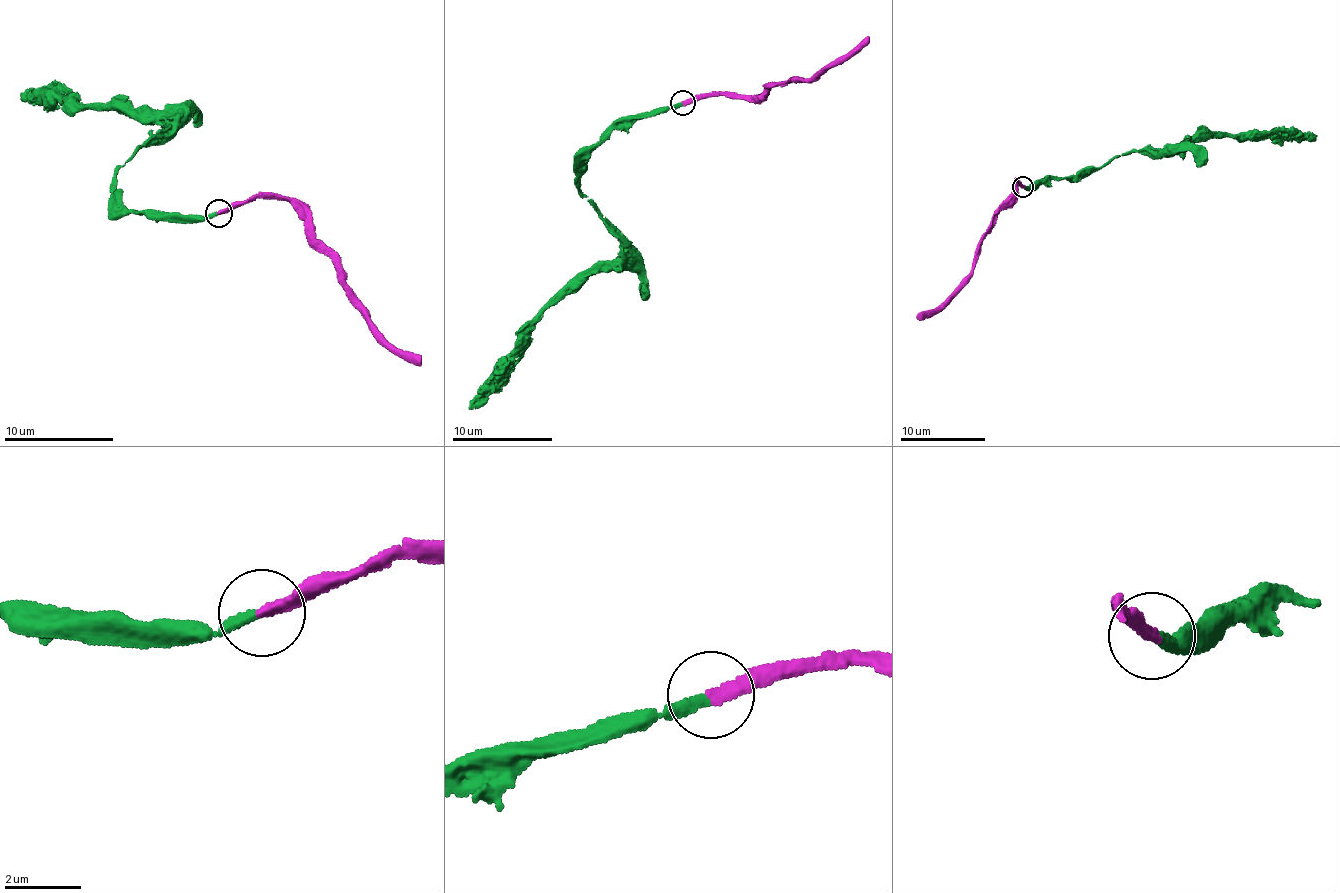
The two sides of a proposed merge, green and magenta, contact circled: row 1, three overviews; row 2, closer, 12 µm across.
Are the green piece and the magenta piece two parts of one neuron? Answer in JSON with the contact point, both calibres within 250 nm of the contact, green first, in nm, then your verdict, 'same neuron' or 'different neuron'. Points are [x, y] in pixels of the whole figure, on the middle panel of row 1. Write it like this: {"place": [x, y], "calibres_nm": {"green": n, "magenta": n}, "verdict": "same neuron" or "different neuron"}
{"place": [683, 103], "calibres_nm": {"green": 300, "magenta": 320}, "verdict": "same neuron"}

